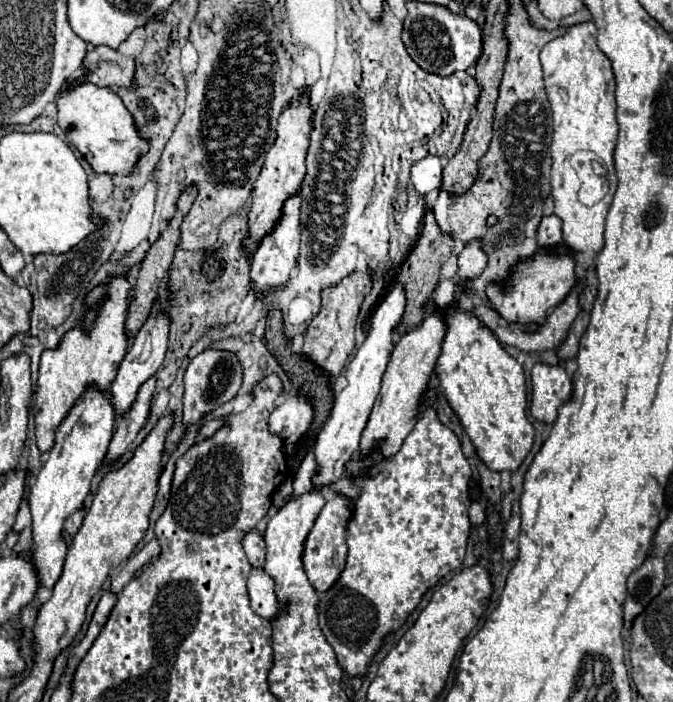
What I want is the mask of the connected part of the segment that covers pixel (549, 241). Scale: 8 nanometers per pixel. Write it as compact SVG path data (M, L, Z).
M546 216L538 228L538 246L540 248L558 248L562 246L562 222L558 216Z

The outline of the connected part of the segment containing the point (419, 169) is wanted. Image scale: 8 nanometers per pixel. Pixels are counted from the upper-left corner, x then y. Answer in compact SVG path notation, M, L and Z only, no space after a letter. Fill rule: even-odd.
M426 156L412 164L410 168L410 182L414 190L424 196L430 190L440 188L442 184L442 162L438 156Z

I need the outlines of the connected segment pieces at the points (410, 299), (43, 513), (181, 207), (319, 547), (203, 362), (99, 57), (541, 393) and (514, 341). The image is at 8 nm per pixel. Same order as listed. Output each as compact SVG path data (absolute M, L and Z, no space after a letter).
M426 210L420 238L418 238L416 246L412 248L412 252L408 254L408 258L402 262L402 268L400 268L400 274L398 274L398 282L406 288L406 316L402 316L402 324L398 324L398 334L400 336L410 332L410 330L414 330L414 328L418 328L418 324L422 324L422 320L424 320L422 306L432 296L432 292L434 292L434 288L438 284L440 266L452 254L452 246L454 246L454 240L440 232L440 228L438 228L438 224L434 220L434 214L430 210Z
M90 388L76 402L76 406L68 412L64 422L56 432L54 448L50 450L50 458L42 466L36 482L30 488L30 510L32 510L32 554L30 562L36 568L38 582L44 588L54 588L62 574L62 566L66 560L68 544L62 538L64 520L84 504L84 498L90 492L90 480L102 458L108 450L110 438L114 432L114 410L110 406L110 394Z
M190 186L190 188L186 188L186 190L182 192L182 196L180 196L180 200L178 200L178 212L176 212L176 216L174 216L172 222L166 226L166 230L160 234L160 238L152 244L148 256L146 256L144 262L140 264L136 288L132 290L132 296L130 296L130 302L128 302L128 316L126 316L126 324L124 324L124 326L126 326L126 336L128 336L130 340L138 334L138 330L142 328L142 324L148 320L150 310L152 310L152 306L154 306L154 300L160 296L160 290L162 290L162 286L164 286L166 280L168 280L168 270L170 270L170 264L172 264L172 258L174 258L174 250L176 250L176 246L178 246L178 240L180 240L180 230L178 230L178 228L180 228L180 222L182 222L184 214L190 210L190 206L192 206L192 202L194 202L194 196L196 196L196 188L194 188L194 186Z
M334 494L326 498L326 504L316 518L308 538L306 538L306 548L304 548L304 570L308 574L310 584L318 592L326 592L342 574L346 566L346 526L352 516L352 500L342 494Z
M214 348L198 354L184 374L184 398L182 398L182 432L188 430L190 424L198 422L204 414L210 414L220 404L232 400L242 384L242 368L234 354L218 352Z
M96 46L88 52L82 64L82 72L88 72L88 80L96 86L130 88L134 80L134 58L122 56L108 46Z
M534 364L532 368L532 402L530 414L546 424L552 424L558 416L560 404L572 394L572 380L562 366Z
M572 290L568 292L568 296L562 300L562 304L554 306L548 316L546 316L546 322L544 324L518 324L518 322L508 322L504 320L502 316L498 316L498 312L494 312L494 308L490 308L488 304L480 304L474 314L480 318L480 322L484 326L488 326L494 336L502 342L502 344L510 344L510 346L516 346L518 350L522 352L536 352L536 350L556 350L558 344L562 344L562 340L566 338L568 330L570 330L570 324L574 322L576 314L580 312L580 306L578 306L578 294Z

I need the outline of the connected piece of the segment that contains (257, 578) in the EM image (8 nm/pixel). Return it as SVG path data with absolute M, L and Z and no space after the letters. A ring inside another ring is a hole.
M252 568L248 578L248 592L250 592L252 610L258 616L264 616L268 620L278 616L280 604L274 594L274 580L270 580L270 576L266 576L262 568Z

